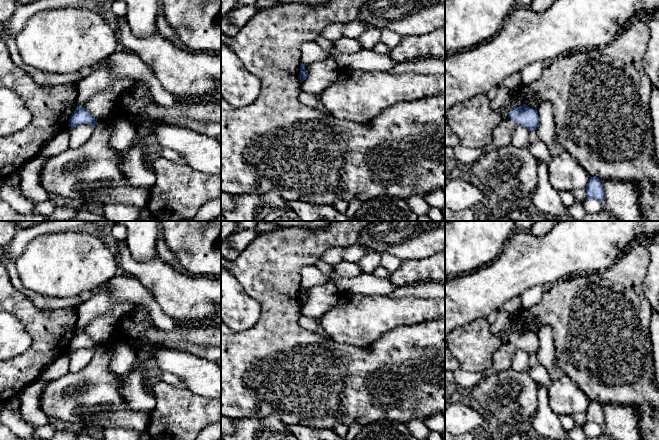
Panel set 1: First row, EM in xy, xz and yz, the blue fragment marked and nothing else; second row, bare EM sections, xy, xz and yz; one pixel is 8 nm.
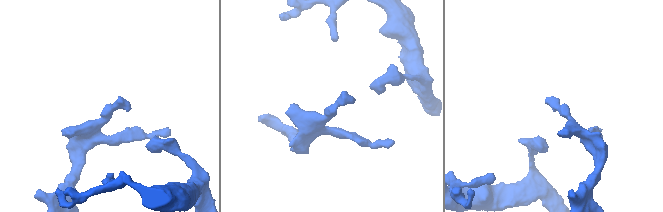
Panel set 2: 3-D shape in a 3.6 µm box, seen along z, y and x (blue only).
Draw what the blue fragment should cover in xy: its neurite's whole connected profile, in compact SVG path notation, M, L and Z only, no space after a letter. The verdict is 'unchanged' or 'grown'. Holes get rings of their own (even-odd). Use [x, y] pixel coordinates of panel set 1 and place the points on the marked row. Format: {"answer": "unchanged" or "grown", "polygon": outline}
{"answer": "unchanged", "polygon": "M76 106L74 113L69 119L69 127L74 128L82 124L88 124L95 128L97 120L84 107Z"}

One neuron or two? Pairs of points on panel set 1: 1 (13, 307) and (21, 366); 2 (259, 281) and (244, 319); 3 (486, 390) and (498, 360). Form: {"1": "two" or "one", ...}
{"1": "one", "2": "two", "3": "two"}

